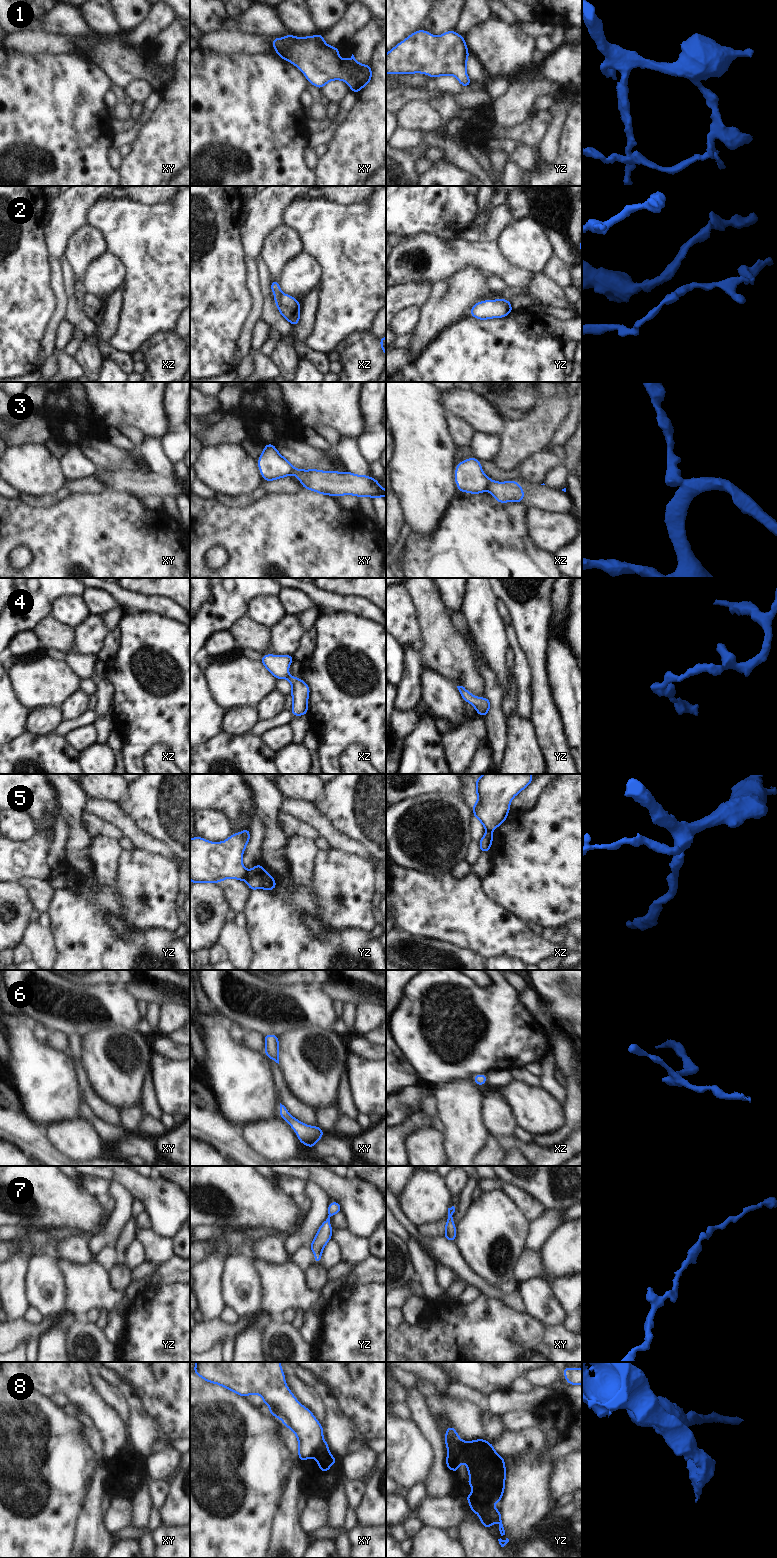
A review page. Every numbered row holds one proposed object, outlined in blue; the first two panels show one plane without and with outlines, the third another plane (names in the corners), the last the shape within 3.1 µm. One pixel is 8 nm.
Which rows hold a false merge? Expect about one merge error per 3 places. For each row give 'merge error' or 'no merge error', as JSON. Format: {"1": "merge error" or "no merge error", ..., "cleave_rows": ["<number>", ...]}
{"1": "no merge error", "2": "merge error", "3": "merge error", "4": "no merge error", "5": "merge error", "6": "no merge error", "7": "no merge error", "8": "merge error", "cleave_rows": ["2", "3", "5", "8"]}

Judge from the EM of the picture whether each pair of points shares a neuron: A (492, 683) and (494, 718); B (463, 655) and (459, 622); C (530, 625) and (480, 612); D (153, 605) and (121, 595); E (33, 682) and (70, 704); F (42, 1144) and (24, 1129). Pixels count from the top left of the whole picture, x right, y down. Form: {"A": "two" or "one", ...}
{"A": "one", "B": "two", "C": "two", "D": "one", "E": "two", "F": "one"}

